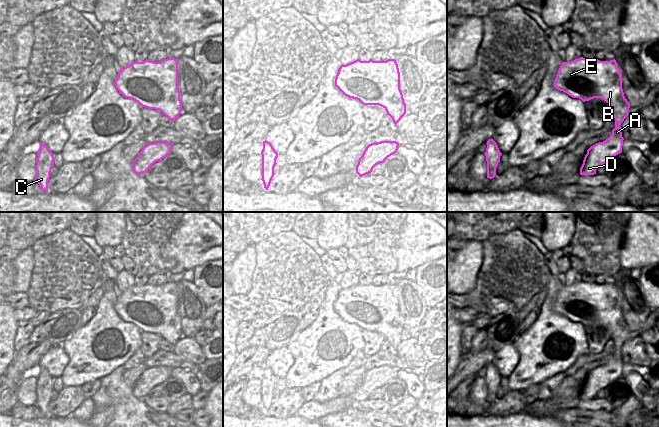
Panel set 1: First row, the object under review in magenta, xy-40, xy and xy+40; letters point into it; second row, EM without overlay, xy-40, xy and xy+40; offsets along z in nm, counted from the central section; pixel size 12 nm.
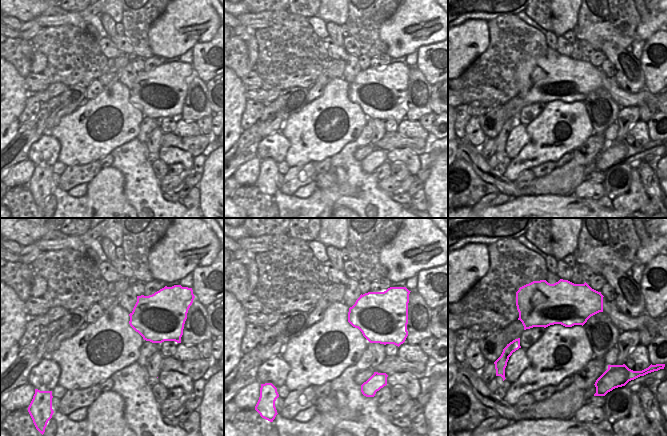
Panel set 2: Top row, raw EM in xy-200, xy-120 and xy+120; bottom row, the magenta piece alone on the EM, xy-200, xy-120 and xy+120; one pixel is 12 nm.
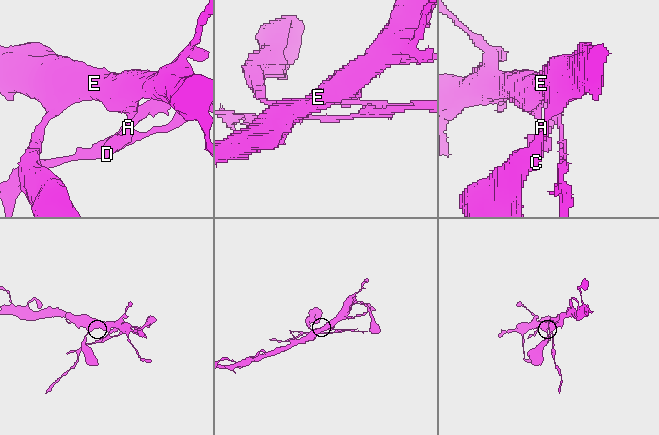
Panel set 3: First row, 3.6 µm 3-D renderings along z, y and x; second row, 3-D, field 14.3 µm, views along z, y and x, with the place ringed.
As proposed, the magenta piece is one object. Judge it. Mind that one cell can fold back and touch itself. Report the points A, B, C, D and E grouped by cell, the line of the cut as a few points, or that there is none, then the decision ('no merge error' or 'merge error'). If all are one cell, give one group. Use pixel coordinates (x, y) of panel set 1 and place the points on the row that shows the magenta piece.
A D / B C E; cut in xy+40 along (615, 125), (619, 126); merge error

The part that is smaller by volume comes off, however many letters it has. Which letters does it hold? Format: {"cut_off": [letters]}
{"cut_off": ["A", "D"]}

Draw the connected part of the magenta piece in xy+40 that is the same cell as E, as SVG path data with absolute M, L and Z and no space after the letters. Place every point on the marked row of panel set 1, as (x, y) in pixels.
M580 57L560 66L554 87L583 102L601 98L611 105L615 126L628 116L630 104L622 89L622 74L615 59L600 61Z

